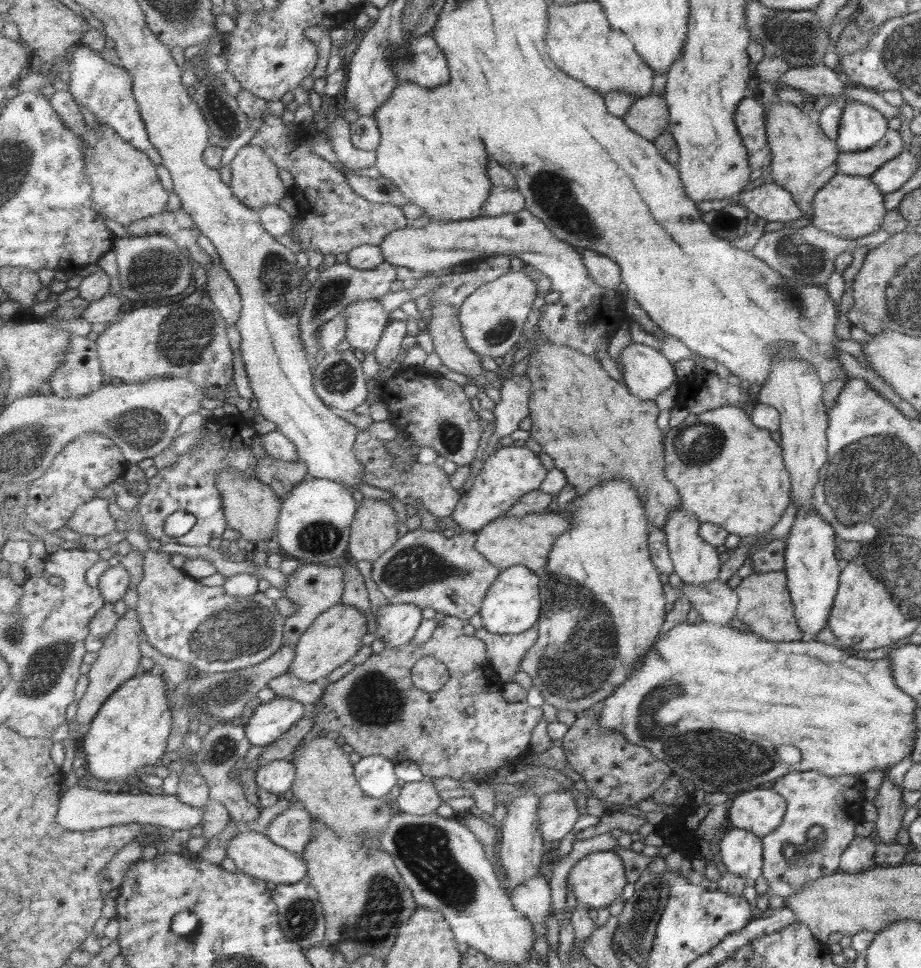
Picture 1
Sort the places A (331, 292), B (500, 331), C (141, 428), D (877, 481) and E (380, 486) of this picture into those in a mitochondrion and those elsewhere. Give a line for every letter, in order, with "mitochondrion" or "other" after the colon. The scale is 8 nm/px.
A: mitochondrion
B: mitochondrion
C: mitochondrion
D: mitochondrion
E: other

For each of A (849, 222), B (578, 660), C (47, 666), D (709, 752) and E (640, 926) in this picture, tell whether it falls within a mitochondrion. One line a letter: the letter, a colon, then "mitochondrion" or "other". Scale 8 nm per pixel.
A: other
B: mitochondrion
C: mitochondrion
D: mitochondrion
E: mitochondrion

